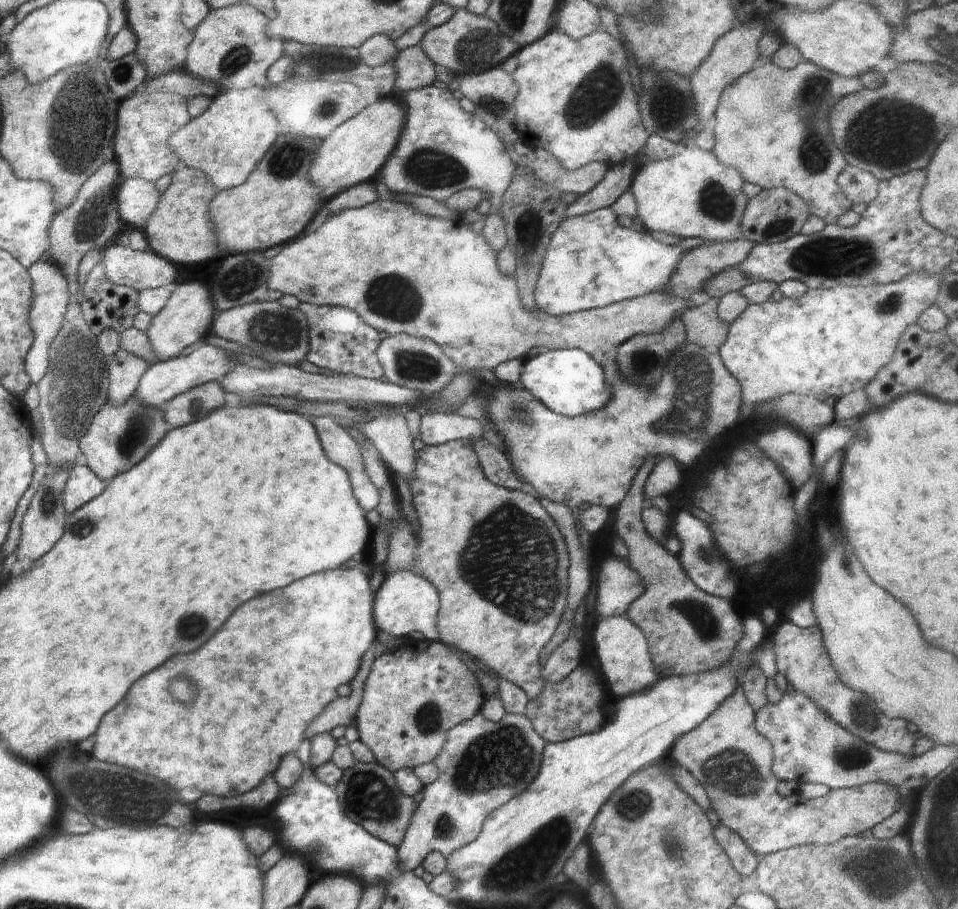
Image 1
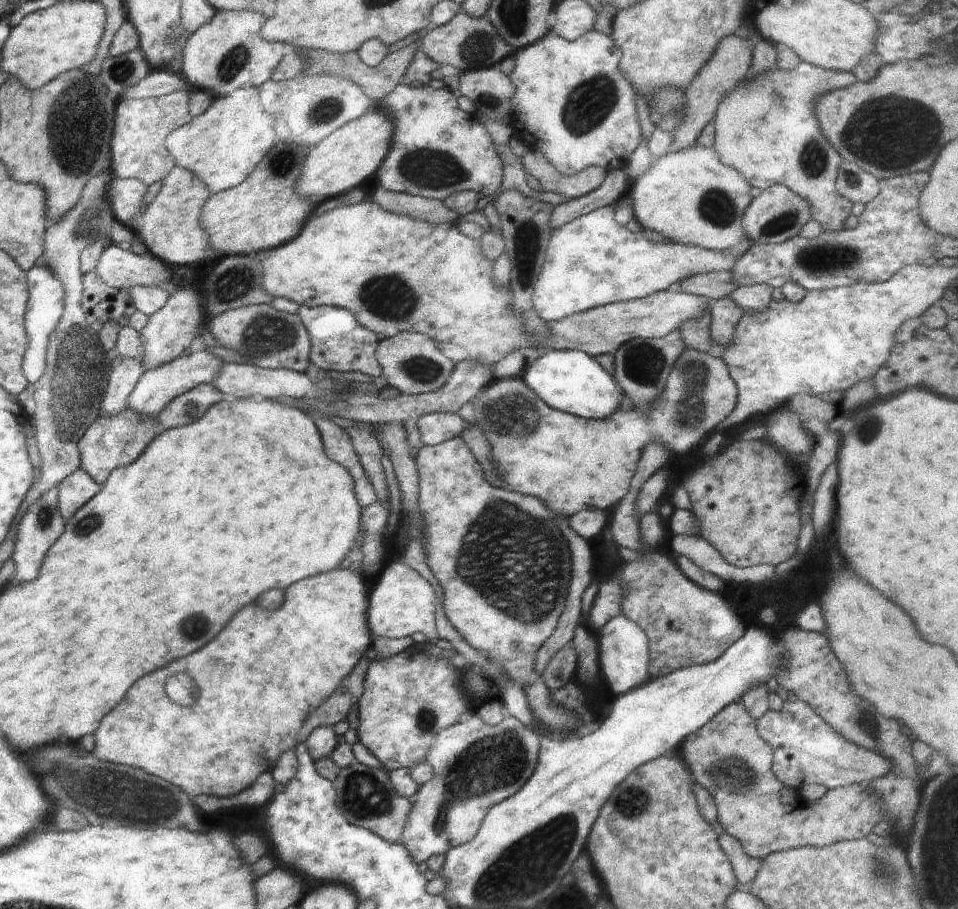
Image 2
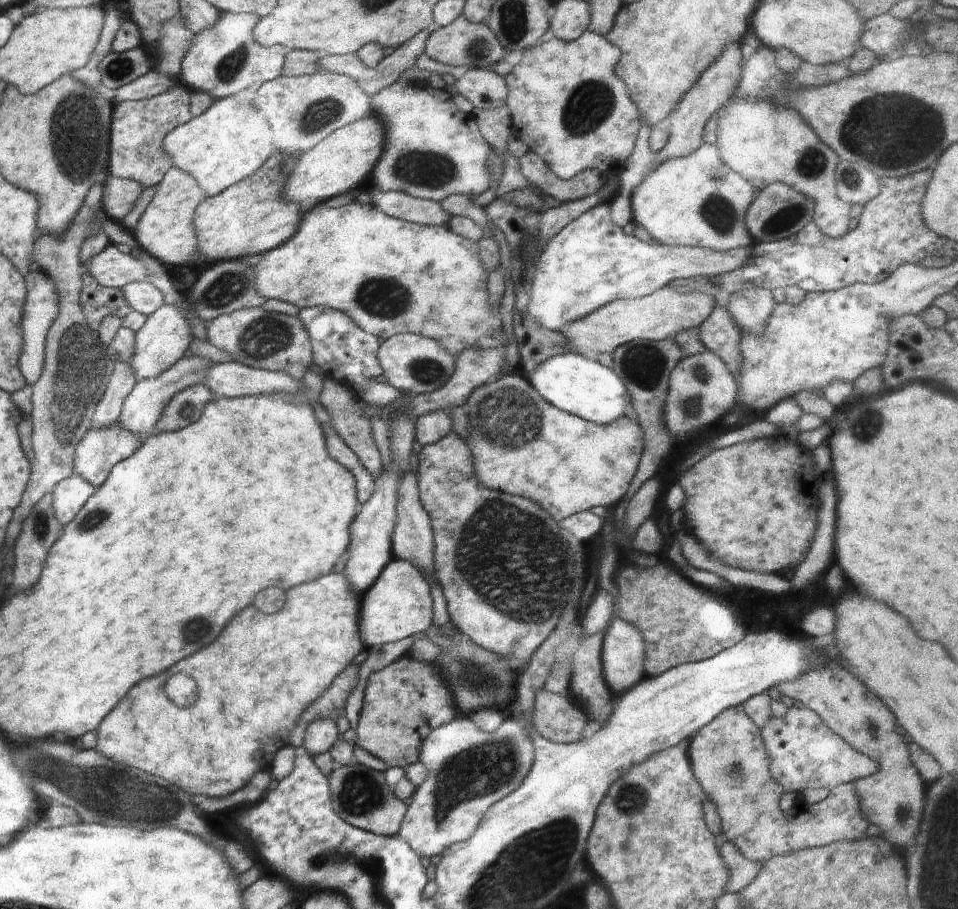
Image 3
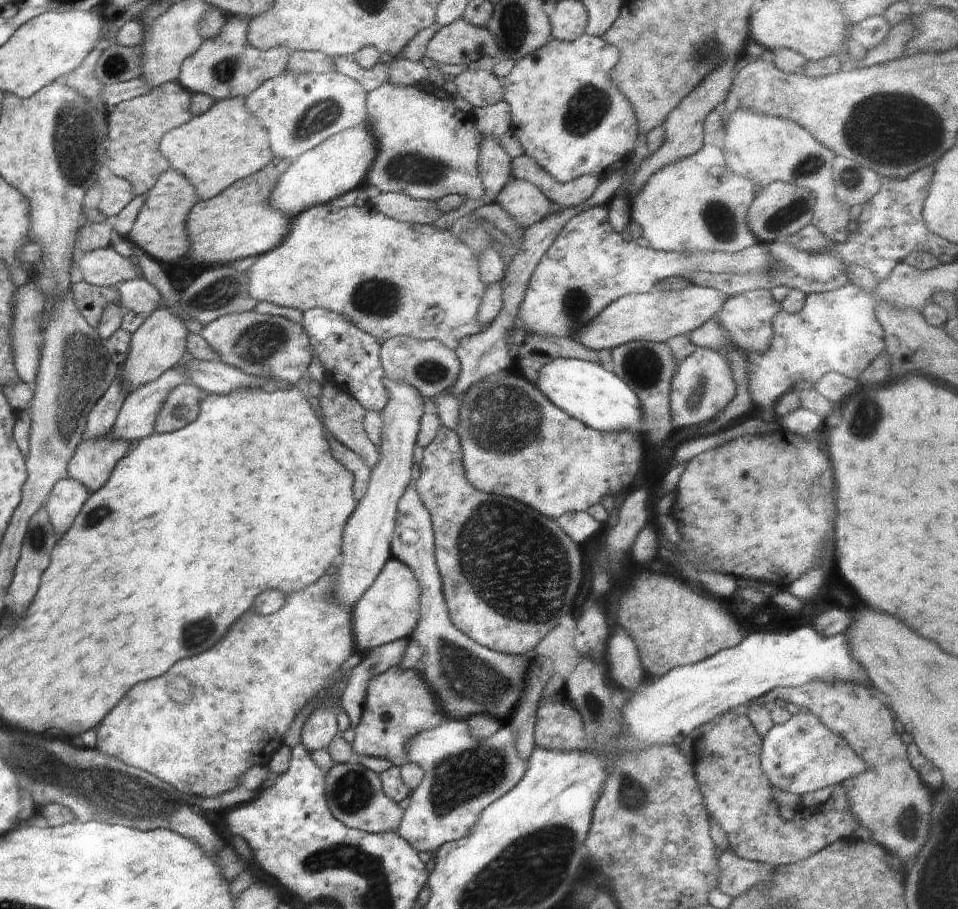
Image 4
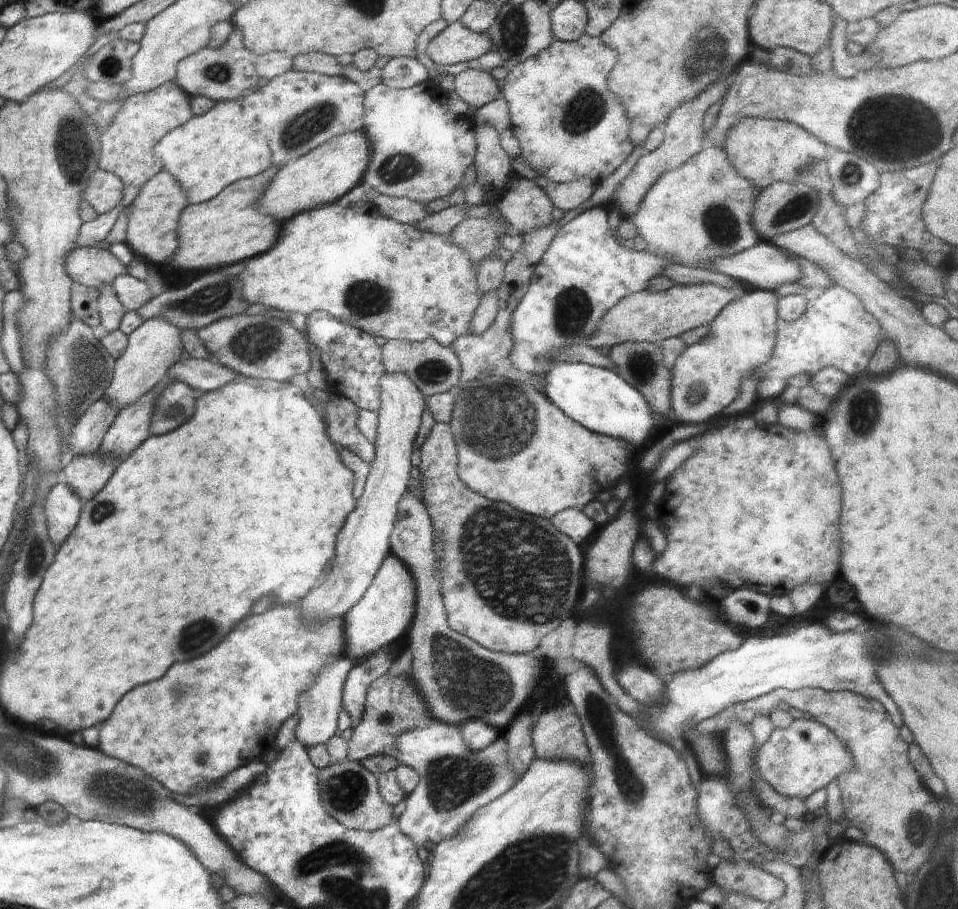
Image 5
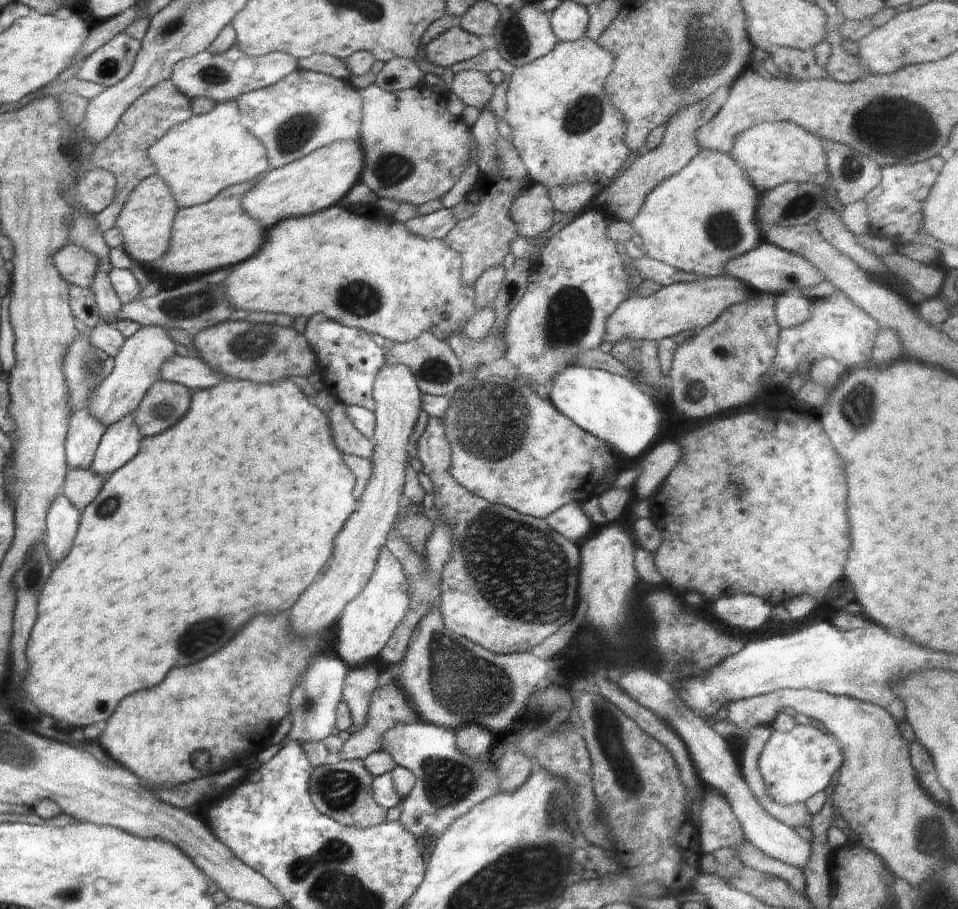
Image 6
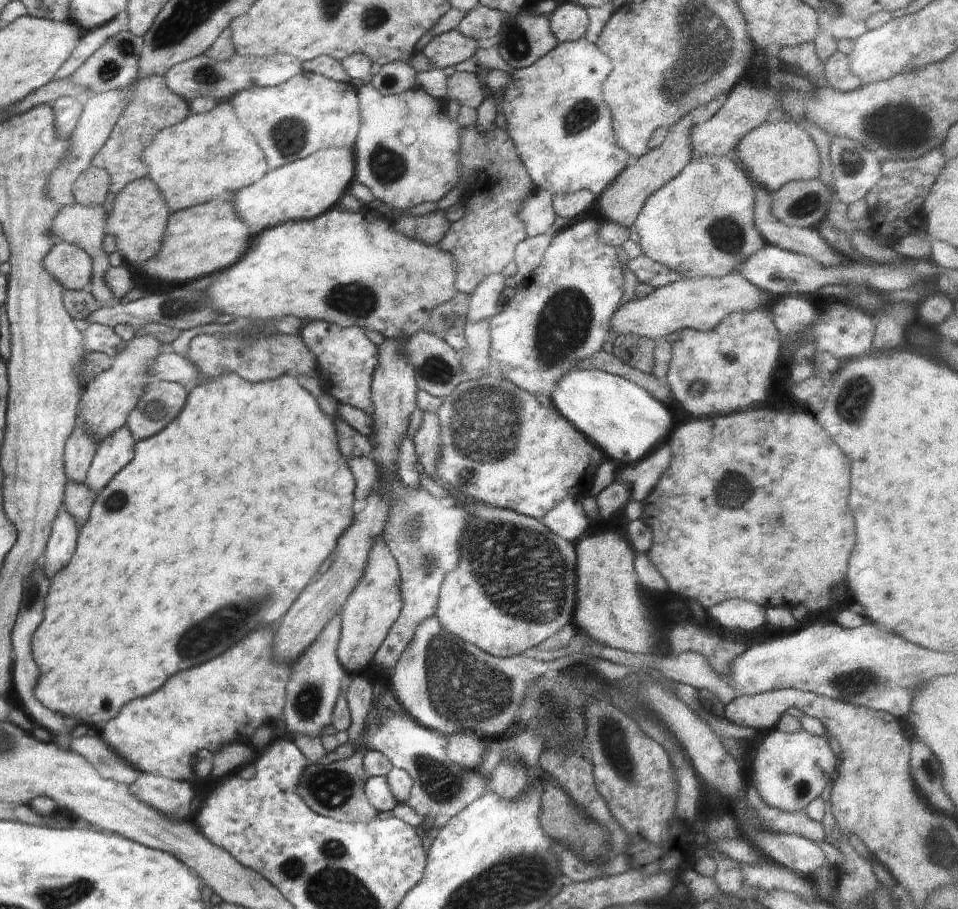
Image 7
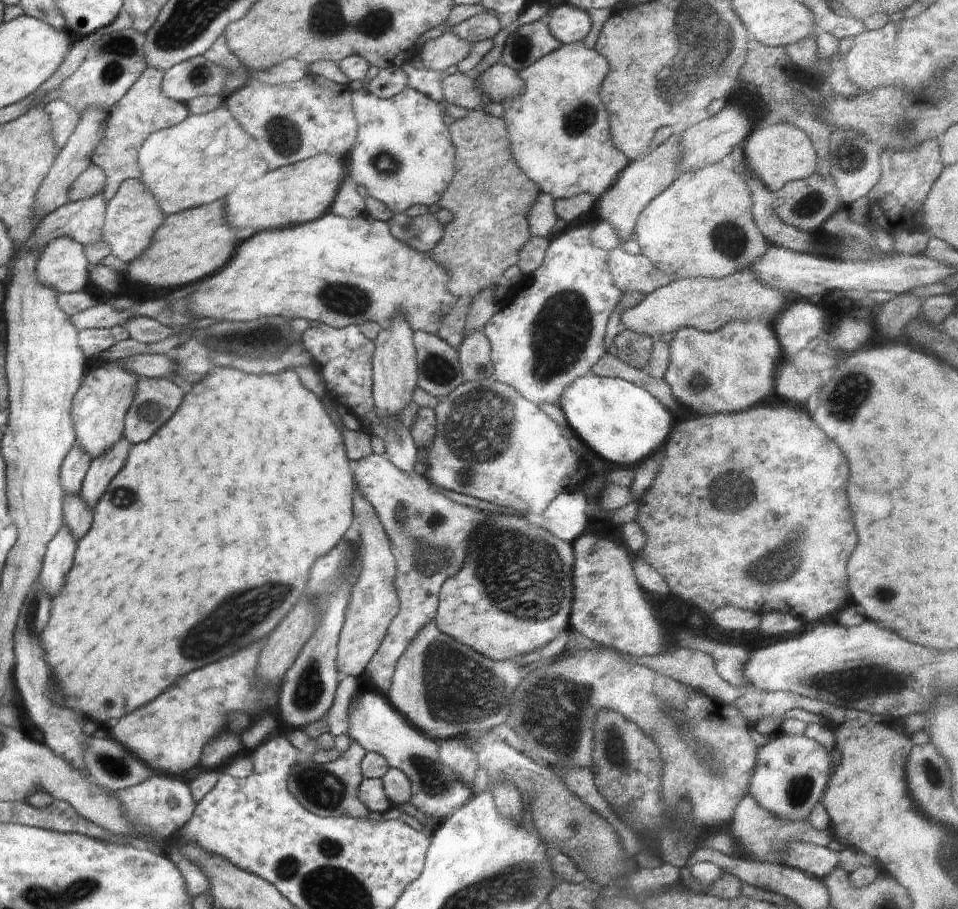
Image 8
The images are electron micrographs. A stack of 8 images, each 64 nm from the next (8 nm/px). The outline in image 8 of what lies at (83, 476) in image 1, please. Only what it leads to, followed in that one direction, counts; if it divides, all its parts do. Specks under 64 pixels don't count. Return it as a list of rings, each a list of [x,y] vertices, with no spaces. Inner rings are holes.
[[[63,524],[60,532],[56,534],[55,538],[51,540],[43,564],[43,572],[39,576],[40,584],[43,589],[49,592],[51,598],[58,595],[63,590],[64,583],[66,583],[67,574],[70,572],[75,558],[75,550],[78,546],[75,536],[72,531]]]

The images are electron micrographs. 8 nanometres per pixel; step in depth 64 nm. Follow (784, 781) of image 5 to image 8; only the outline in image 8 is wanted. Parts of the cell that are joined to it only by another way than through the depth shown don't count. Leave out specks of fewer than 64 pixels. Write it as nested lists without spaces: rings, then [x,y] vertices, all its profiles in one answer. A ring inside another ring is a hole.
[[[778,730],[770,737],[769,742],[757,748],[757,763],[749,782],[748,792],[764,811],[768,811],[770,815],[776,815],[777,819],[804,821],[812,807],[822,798],[830,774],[834,771],[836,752],[828,751],[829,748],[815,739],[806,737],[805,734],[791,735]]]

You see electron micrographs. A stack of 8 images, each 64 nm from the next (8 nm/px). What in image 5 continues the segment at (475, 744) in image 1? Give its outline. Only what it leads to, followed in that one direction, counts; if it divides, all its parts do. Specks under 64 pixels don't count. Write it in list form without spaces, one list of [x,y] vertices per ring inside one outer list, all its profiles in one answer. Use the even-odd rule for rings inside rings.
[[[435,722],[424,729],[408,730],[408,732],[400,734],[400,736],[396,736],[396,738],[398,738],[396,740],[398,756],[395,759],[400,765],[414,769],[421,778],[420,786],[412,793],[406,795],[407,809],[396,820],[403,834],[408,836],[417,848],[424,847],[426,842],[438,845],[442,841],[448,841],[456,837],[457,833],[464,829],[465,825],[469,824],[469,819],[472,819],[476,810],[497,800],[517,783],[517,774],[514,774],[512,764],[508,760],[506,731],[500,732],[496,740],[492,744],[488,744],[484,750],[480,750],[480,752],[470,752],[470,748],[462,740],[460,726],[452,726],[450,724]],[[414,814],[418,814],[418,822],[416,824],[440,824],[440,828],[446,828],[446,824],[448,824],[448,826],[454,826],[454,830],[418,830],[416,834],[412,834],[412,830],[406,828],[406,824],[410,824],[414,820]],[[430,816],[436,816],[438,822],[430,822]]]

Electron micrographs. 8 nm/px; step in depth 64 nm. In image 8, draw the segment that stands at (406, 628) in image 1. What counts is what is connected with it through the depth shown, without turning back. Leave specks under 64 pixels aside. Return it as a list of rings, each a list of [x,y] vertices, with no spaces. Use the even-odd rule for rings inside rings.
[[[356,484],[355,488],[353,517],[354,520],[360,520],[359,532],[363,549],[337,644],[337,667],[341,678],[350,674],[358,677],[365,672],[370,659],[386,636],[388,625],[400,610],[395,587],[397,564],[391,551],[391,542],[373,506],[357,492]]]

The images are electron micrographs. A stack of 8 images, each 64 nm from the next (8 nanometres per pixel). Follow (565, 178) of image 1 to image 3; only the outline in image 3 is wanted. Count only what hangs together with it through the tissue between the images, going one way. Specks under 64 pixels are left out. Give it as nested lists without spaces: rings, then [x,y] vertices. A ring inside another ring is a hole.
[[[528,151],[518,159],[520,174],[544,196],[552,196],[561,202],[574,202],[587,198],[603,188],[606,180],[594,170],[584,170],[568,180],[560,180],[544,164],[544,160]]]

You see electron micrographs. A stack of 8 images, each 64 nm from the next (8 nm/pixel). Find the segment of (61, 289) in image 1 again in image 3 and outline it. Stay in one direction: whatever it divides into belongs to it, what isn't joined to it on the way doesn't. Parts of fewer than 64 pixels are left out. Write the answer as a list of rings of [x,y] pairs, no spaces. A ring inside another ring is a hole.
[[[40,269],[25,278],[27,296],[22,309],[23,352],[19,356],[19,369],[31,386],[40,378],[45,361],[45,340],[48,329],[59,313],[59,298],[51,279]]]

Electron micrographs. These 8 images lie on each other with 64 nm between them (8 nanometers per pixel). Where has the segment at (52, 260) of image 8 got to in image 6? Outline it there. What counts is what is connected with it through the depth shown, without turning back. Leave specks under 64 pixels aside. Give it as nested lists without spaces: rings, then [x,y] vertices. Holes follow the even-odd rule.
[[[78,244],[66,245],[55,254],[56,268],[64,280],[86,290],[99,274],[99,262],[99,257]]]

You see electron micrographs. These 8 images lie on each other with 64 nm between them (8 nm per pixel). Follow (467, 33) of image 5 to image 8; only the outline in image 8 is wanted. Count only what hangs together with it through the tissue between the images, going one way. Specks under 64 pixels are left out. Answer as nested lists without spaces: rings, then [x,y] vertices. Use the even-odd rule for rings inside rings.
[[[446,31],[435,39],[428,40],[418,53],[426,69],[444,71],[448,66],[456,66],[471,51],[471,43],[457,34]]]

